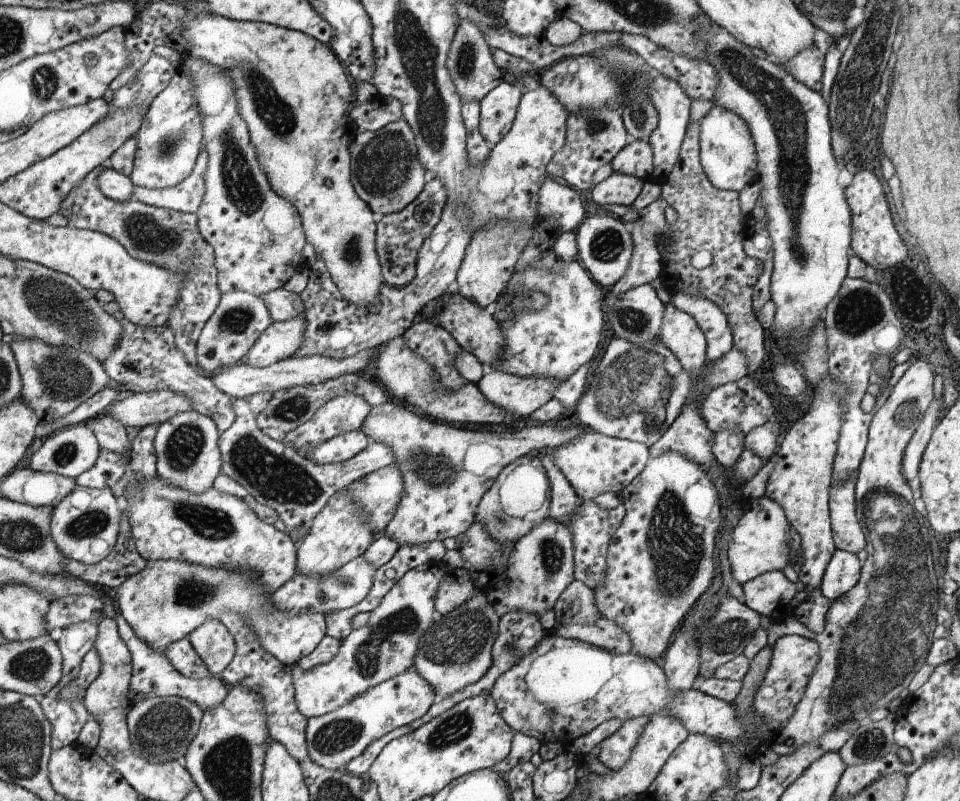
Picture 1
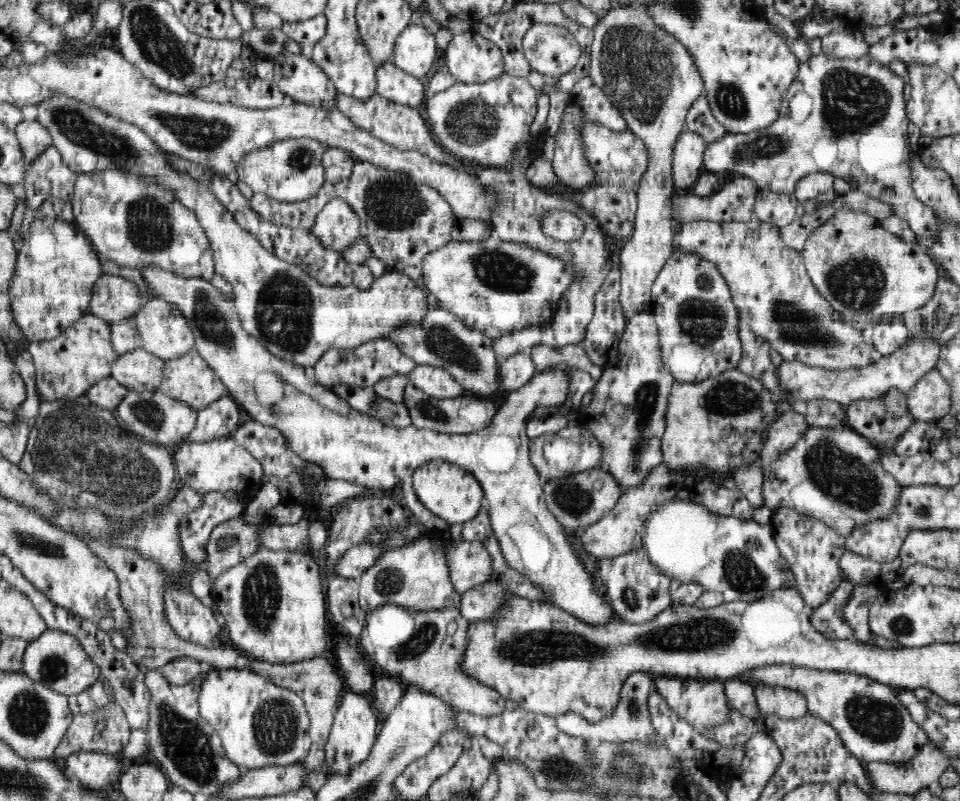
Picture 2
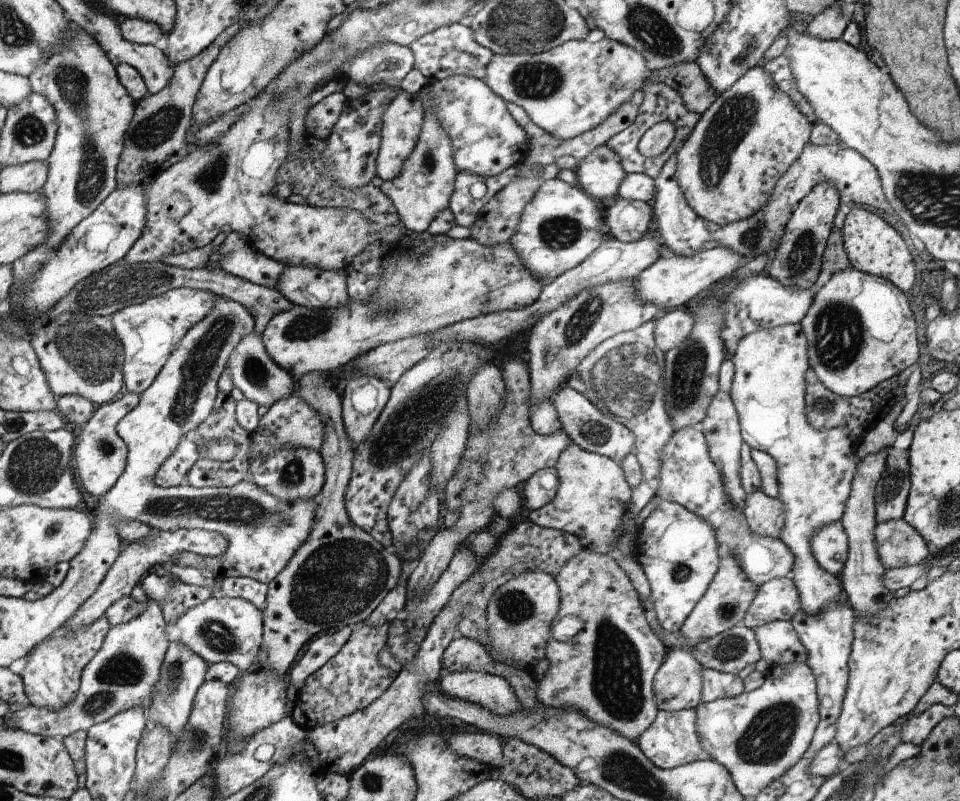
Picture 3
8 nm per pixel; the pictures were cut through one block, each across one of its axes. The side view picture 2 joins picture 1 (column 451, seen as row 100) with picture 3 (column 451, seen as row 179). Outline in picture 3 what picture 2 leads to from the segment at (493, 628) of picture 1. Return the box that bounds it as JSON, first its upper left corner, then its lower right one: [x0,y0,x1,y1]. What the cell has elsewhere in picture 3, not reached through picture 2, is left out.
[442,635,503,674]

